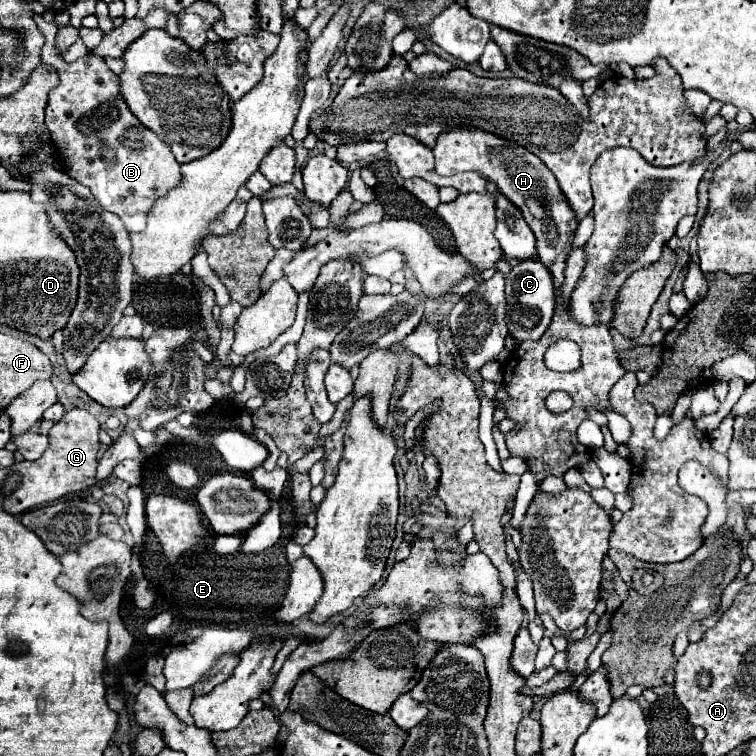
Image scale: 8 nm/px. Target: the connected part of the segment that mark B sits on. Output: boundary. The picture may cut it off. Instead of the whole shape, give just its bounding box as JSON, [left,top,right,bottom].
[33,14,181,231]

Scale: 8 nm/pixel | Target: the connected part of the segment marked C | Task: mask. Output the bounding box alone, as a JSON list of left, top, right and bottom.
[505,261,555,341]

